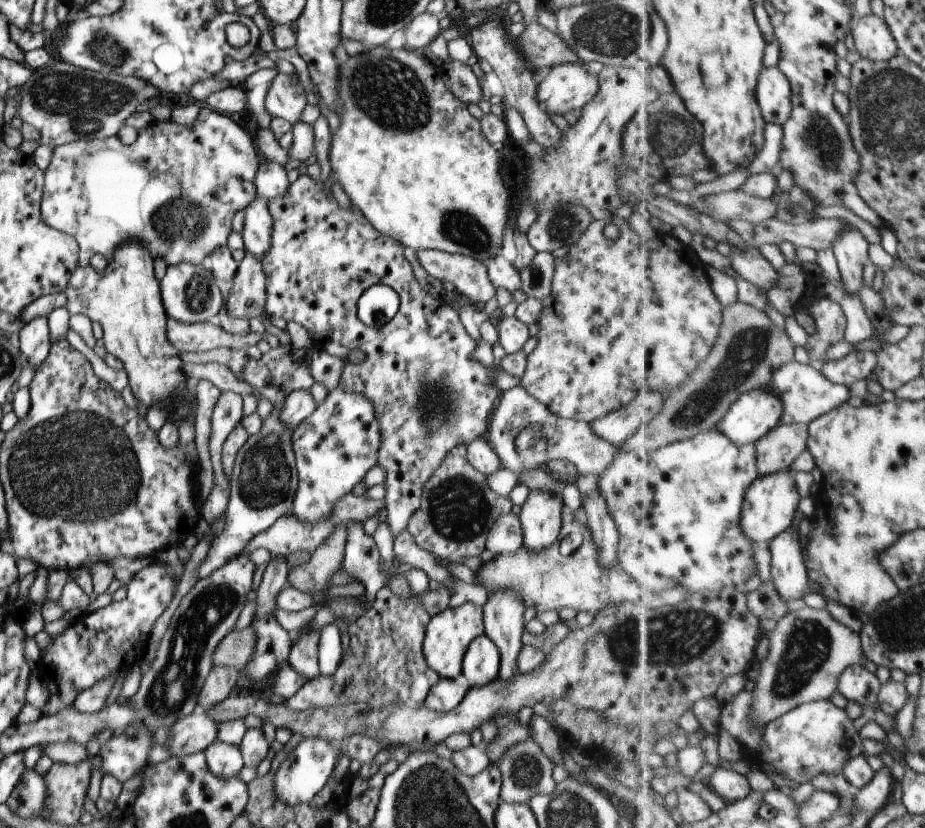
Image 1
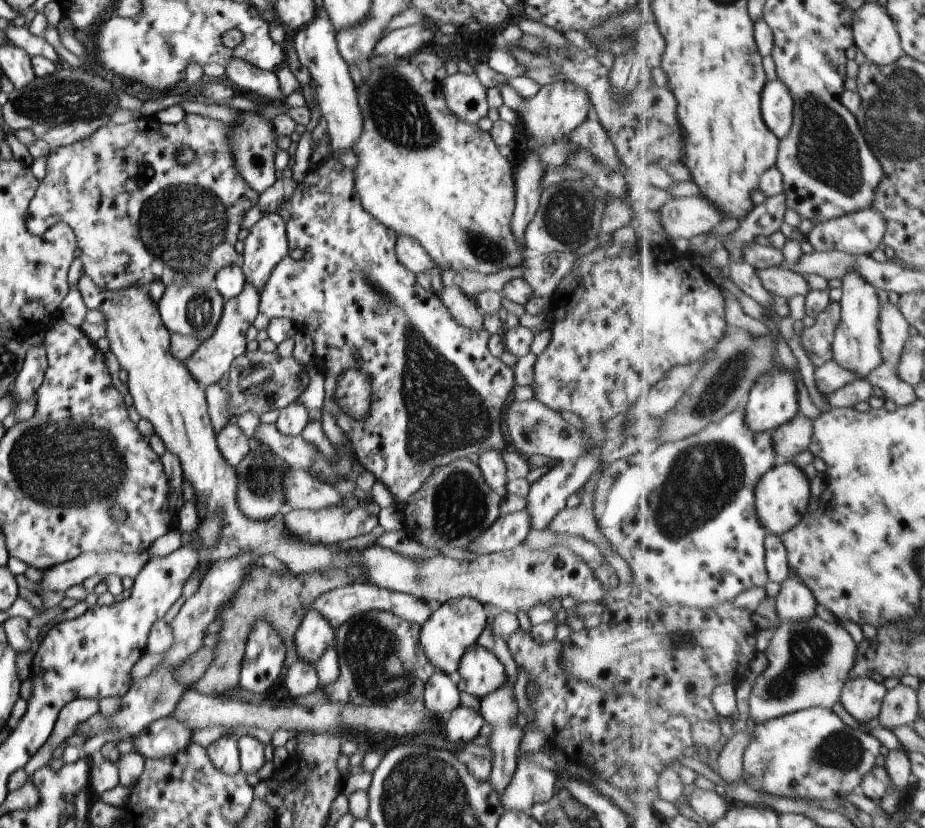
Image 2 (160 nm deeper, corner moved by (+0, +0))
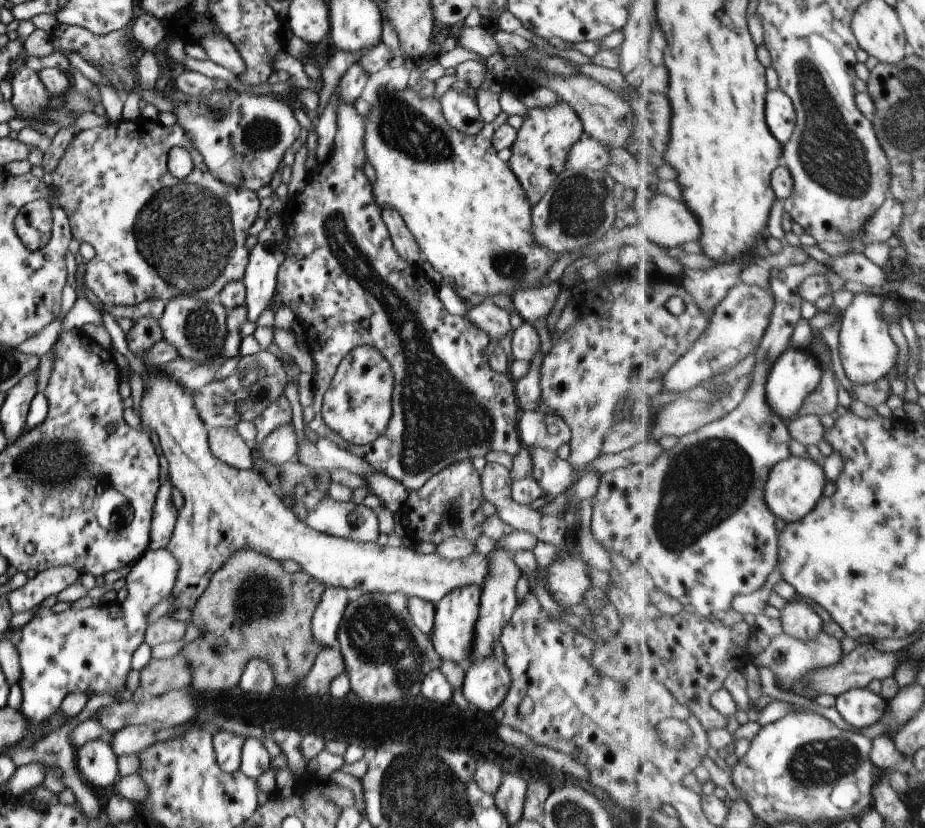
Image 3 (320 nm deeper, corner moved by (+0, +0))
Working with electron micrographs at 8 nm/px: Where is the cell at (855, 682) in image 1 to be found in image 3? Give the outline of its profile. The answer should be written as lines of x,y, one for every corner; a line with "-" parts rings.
867,688
851,689
836,698
836,708
842,718
856,730
878,723
886,713
889,702

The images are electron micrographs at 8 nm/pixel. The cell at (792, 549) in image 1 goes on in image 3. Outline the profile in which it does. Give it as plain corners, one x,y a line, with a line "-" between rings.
793,598
788,602
787,608
781,612
780,621
782,622
784,632
797,640
804,641
805,643
815,641
824,630
824,621
813,608
803,602
796,602

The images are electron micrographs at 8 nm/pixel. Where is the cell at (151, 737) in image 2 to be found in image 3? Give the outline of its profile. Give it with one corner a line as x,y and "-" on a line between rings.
127,725
112,734
108,745
117,757
136,755
155,742
154,733
148,726

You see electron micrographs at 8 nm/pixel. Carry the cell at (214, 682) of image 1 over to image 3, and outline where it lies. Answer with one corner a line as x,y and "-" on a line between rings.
243,547
238,551
232,552
229,559
227,559
209,579
203,594
199,596
191,610
190,622
199,629
199,635
191,640
191,642
186,643
182,646
181,653
185,662
188,664
188,669
190,670
191,680
190,685
200,691
210,691
210,690
223,690
227,688
232,688
238,684
240,679
240,674
243,672
245,665
249,659
255,659
255,656
265,656
263,650
269,650
269,660
271,660
271,666
273,676
275,676
275,684
281,686
281,688
291,688
294,687
299,680
303,680
303,677
309,672
313,660
317,656
317,653
322,649
322,646
312,637
312,632
310,629
310,622
312,621
312,614
314,613
315,607
319,602
322,592
326,589
326,586
315,580
312,576
309,576
303,571
298,573
286,573
281,569
281,563
279,561
273,560
271,557
265,556
262,552
253,550
249,547

